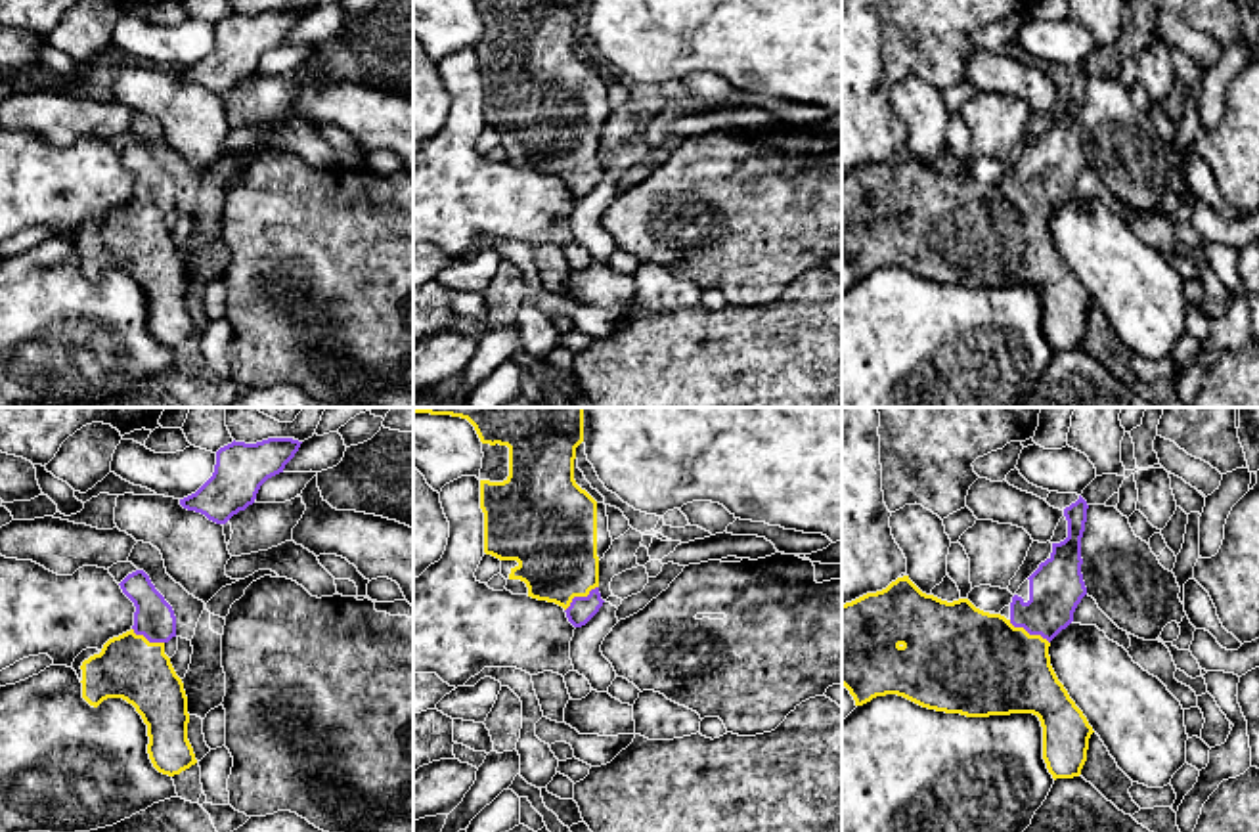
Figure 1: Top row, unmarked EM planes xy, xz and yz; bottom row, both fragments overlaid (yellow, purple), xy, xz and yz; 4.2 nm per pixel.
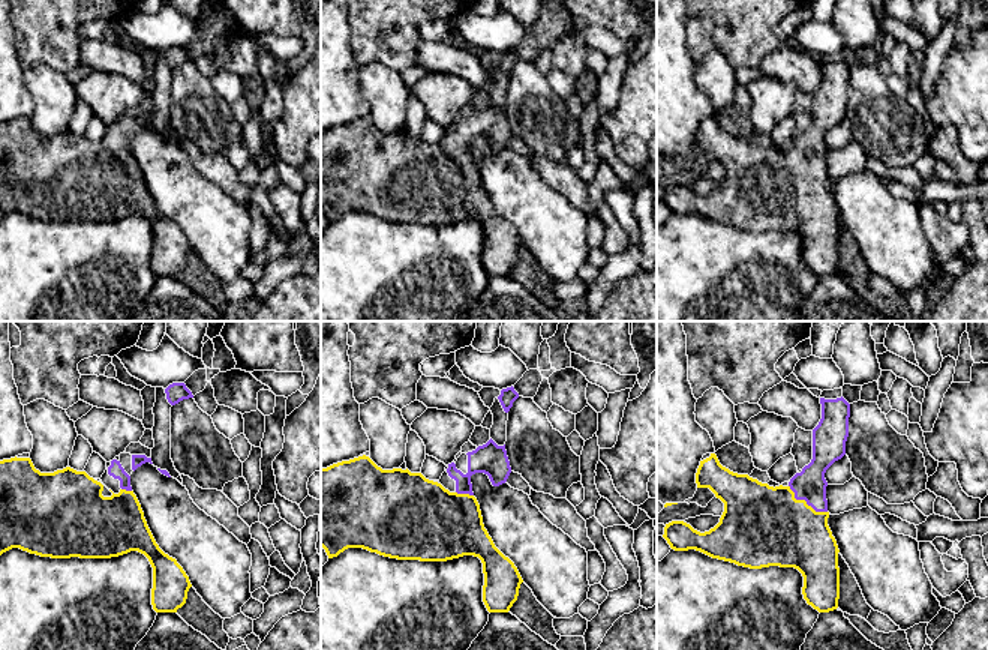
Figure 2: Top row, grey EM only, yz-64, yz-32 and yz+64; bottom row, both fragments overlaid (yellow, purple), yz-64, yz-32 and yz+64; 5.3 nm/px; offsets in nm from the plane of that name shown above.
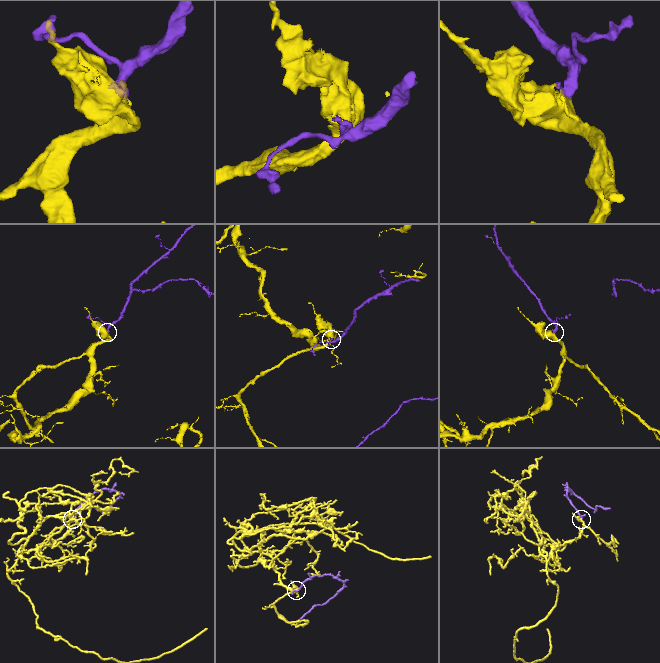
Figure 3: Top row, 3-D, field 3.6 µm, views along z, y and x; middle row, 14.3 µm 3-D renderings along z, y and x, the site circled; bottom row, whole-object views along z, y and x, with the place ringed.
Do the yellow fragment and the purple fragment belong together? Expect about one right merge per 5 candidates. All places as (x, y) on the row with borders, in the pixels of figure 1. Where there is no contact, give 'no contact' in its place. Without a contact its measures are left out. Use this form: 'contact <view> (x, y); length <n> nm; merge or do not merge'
contact yz (1028, 634); length 200 nm; merge

